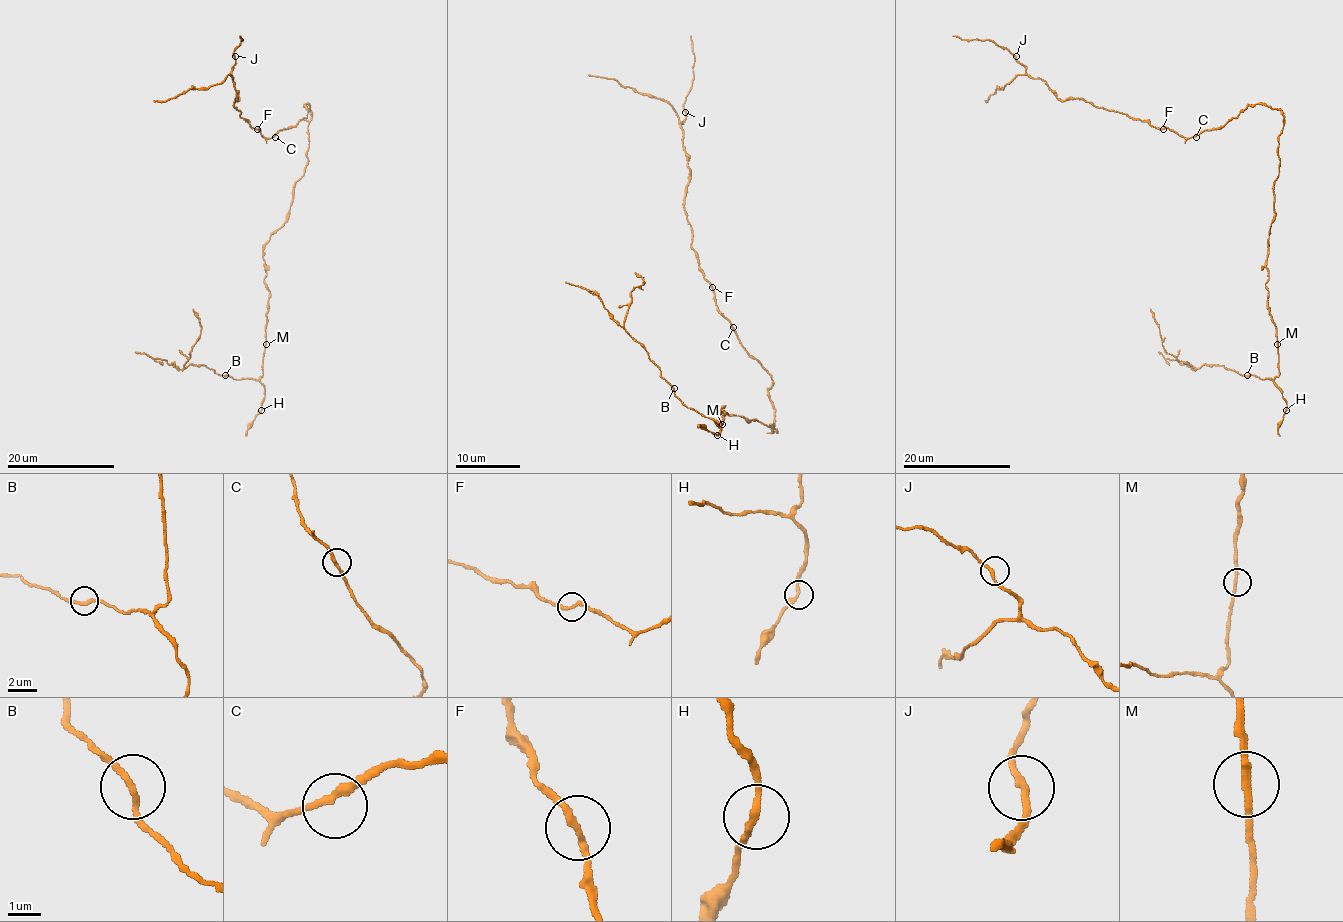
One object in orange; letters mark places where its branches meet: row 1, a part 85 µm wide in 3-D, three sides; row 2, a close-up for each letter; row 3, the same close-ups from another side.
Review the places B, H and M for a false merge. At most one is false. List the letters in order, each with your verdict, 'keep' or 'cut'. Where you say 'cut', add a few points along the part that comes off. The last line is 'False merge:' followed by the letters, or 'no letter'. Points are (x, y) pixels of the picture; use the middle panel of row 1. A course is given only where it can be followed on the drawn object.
B: keep
H: keep
M: keep
False merge: no letter

